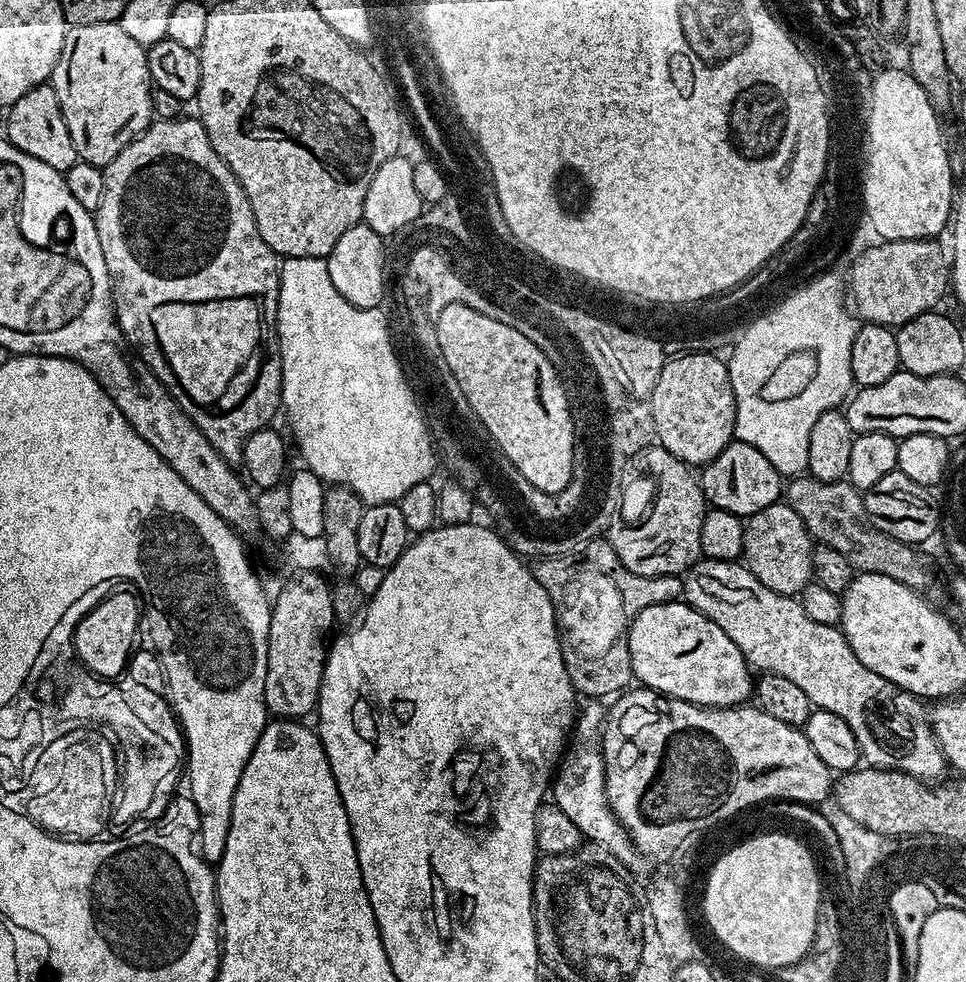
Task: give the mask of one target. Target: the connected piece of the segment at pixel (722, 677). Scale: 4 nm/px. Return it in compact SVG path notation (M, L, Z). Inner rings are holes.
M687 602L646 606L629 627L628 640L632 675L653 692L698 704L701 708L734 708L743 705L747 701L744 699L753 695L754 676L751 676L753 673L742 650L730 642L730 634L726 634L722 626L703 616Z

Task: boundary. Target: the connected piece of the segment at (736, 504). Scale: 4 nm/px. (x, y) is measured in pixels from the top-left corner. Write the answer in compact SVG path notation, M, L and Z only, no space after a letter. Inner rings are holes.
M733 439L720 456L706 465L698 479L700 489L711 507L730 510L730 514L741 518L758 514L758 510L766 510L766 506L777 503L782 496L782 477L779 470L770 466L766 454L737 439Z

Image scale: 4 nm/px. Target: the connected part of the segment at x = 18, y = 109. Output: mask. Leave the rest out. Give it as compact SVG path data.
M51 83L39 84L37 88L31 88L18 102L14 102L7 109L8 132L6 138L18 150L30 154L30 158L38 158L38 162L46 162L54 170L61 174L68 172L70 166L78 162L74 142L70 142L70 130L66 130L66 122L62 118L62 110L58 106L58 98L54 94Z

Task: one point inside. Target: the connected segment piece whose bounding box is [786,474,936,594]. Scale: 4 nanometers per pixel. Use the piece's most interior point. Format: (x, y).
(834, 514)

